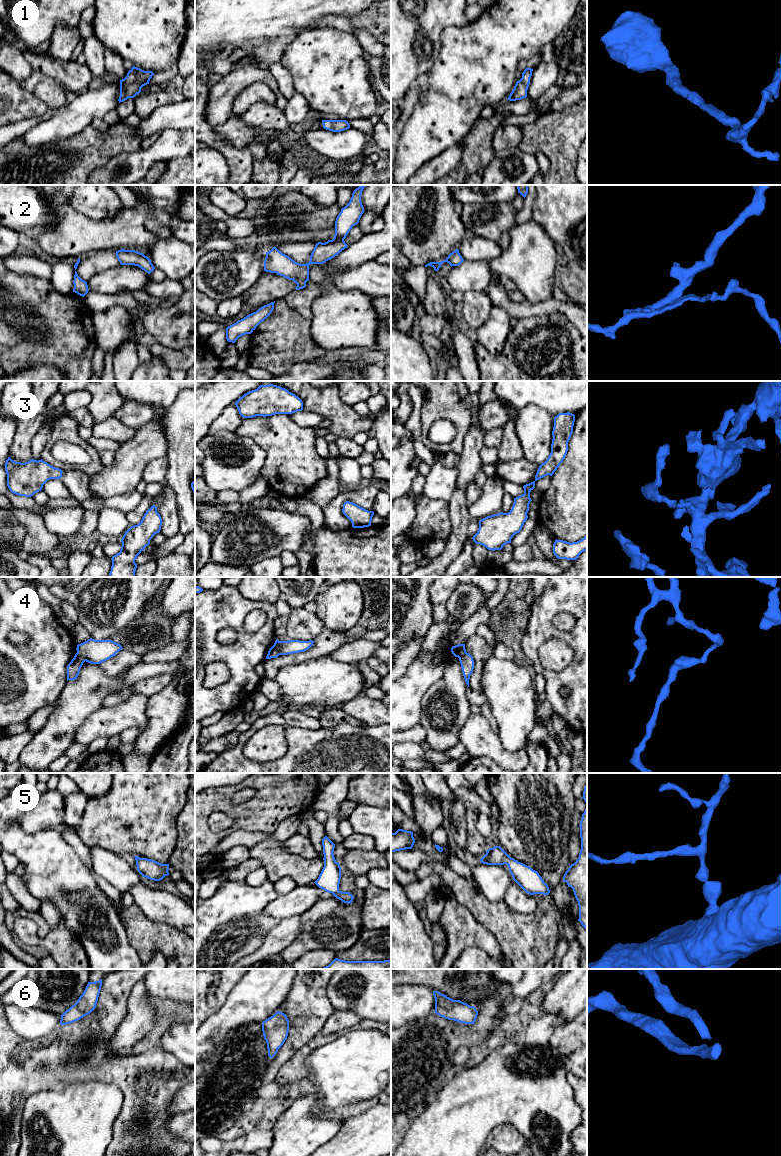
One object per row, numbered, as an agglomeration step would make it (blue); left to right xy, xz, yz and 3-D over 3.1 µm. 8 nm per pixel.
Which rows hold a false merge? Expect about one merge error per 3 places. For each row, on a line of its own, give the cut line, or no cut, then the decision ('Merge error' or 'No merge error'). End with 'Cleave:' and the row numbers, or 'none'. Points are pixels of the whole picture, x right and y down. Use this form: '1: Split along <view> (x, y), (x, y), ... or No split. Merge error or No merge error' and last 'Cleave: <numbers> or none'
1: No split. No merge error
2: No split. No merge error
3: No split. No merge error
4: Split along xy (76, 653), (85, 660). Merge error
5: No split. No merge error
6: No split. No merge error
Cleave: 4

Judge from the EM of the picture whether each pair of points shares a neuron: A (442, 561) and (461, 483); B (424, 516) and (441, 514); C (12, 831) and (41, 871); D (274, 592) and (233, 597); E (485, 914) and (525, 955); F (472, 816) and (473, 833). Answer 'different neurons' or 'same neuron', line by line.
A: same neuron
B: same neuron
C: same neuron
D: different neurons
E: same neuron
F: same neuron

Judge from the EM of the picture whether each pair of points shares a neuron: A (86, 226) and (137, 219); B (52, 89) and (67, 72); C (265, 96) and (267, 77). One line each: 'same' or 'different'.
A: same
B: different
C: different

